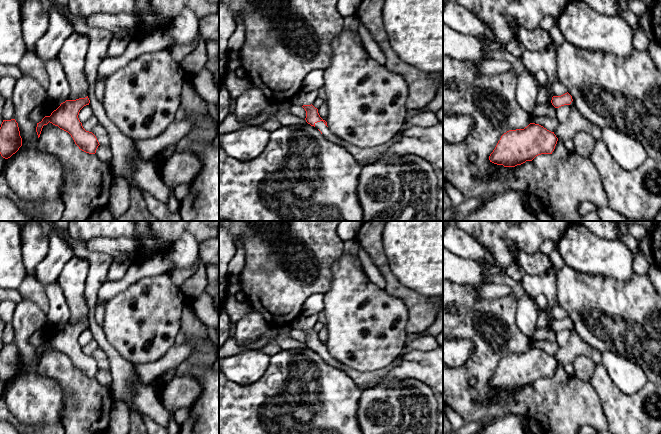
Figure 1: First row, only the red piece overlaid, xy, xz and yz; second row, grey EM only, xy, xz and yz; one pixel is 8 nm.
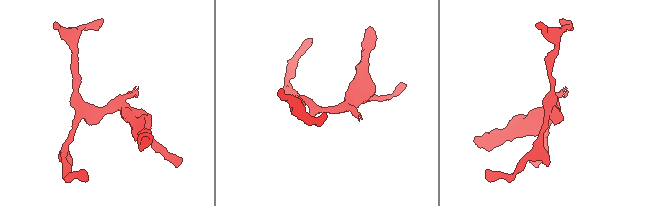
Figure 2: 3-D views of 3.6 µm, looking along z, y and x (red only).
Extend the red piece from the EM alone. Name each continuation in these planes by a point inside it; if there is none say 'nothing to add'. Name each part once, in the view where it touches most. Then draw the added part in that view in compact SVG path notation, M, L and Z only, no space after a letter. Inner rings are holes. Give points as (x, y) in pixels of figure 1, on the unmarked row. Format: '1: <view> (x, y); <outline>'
1: xz (321, 350); M323 345L315 347L315 351L319 353L322 356L323 360L331 366L339 369L344 367L341 363L339 363L333 357L330 356L329 352L324 348Z

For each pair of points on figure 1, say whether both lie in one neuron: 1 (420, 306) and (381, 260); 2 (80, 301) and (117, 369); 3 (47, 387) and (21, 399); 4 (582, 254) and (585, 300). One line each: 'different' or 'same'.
1: same
2: different
3: same
4: different

